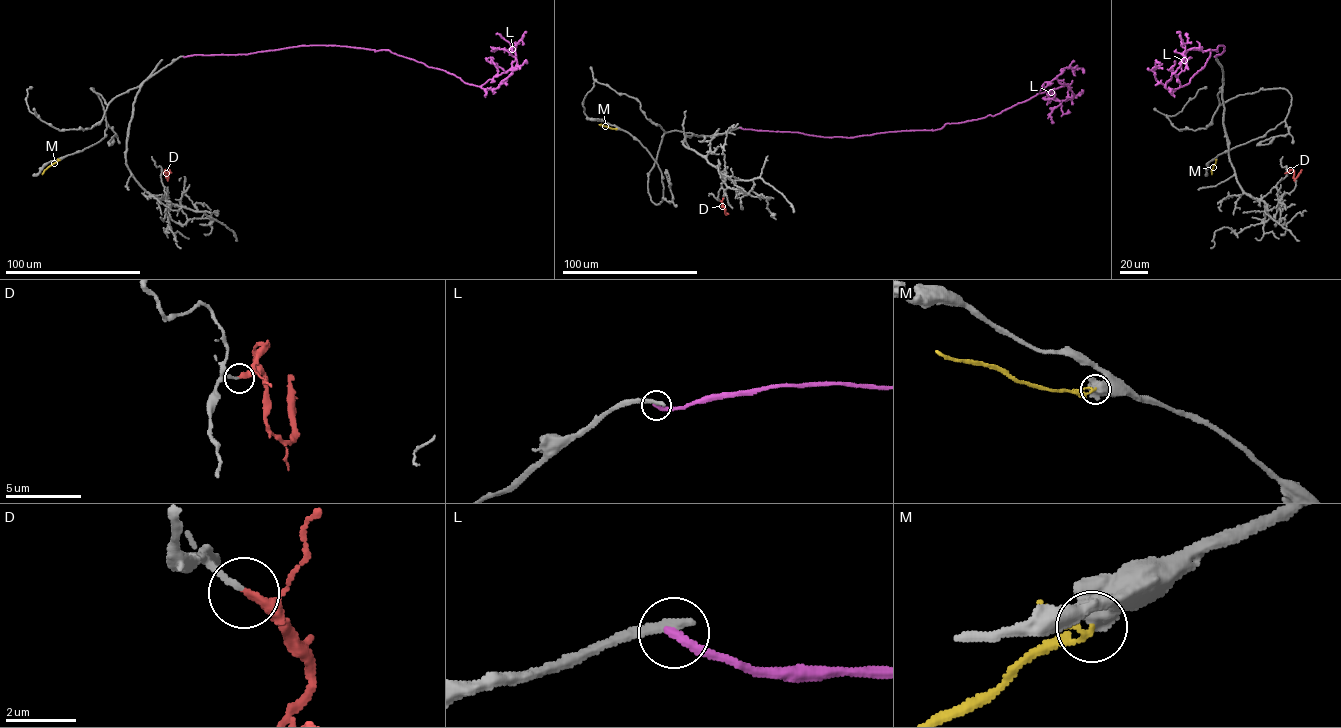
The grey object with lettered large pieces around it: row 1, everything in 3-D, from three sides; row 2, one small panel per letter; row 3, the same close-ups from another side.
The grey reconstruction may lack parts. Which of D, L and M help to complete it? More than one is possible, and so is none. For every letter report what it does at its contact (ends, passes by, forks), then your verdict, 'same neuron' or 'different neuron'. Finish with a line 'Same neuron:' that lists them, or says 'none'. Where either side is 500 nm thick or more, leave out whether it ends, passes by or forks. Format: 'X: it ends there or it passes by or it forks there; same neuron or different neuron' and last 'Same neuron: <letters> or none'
D: it passes by; same neuron
L: it ends there; different neuron
M: different neuron
Same neuron: D

